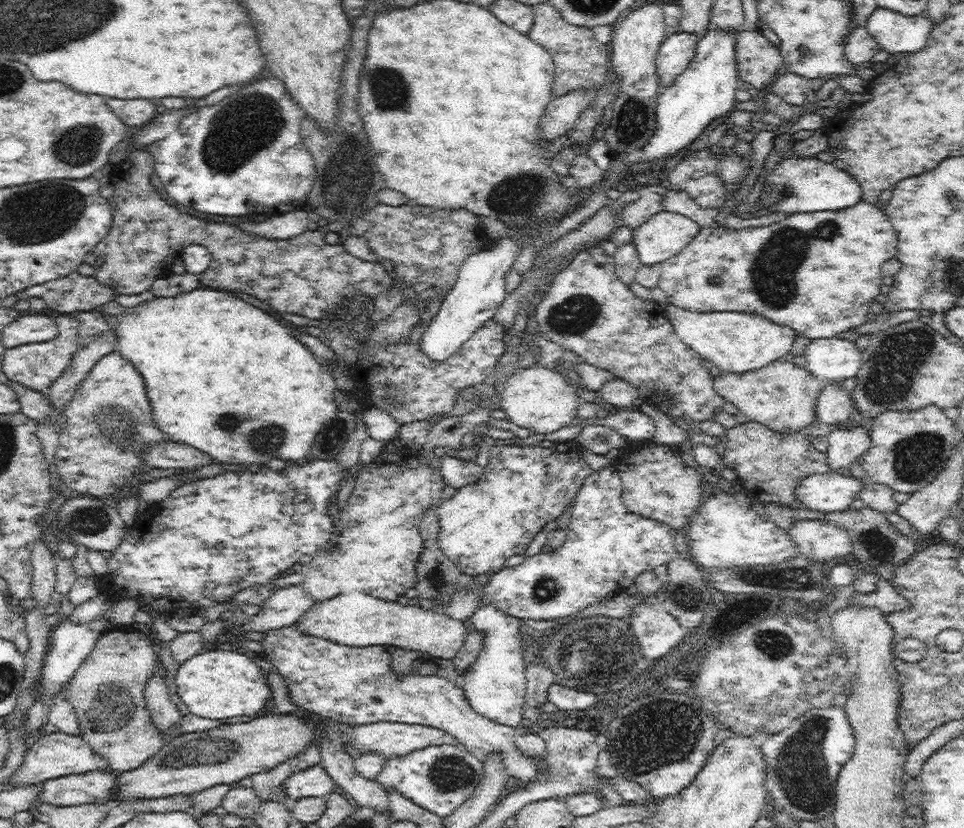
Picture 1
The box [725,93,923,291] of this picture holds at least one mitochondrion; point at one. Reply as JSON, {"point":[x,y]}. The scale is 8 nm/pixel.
{"point":[783,191]}

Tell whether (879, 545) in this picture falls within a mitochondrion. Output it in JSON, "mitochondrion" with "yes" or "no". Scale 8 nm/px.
{"mitochondrion":"yes"}

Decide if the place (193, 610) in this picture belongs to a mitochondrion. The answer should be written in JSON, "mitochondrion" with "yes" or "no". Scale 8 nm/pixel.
{"mitochondrion":"no"}

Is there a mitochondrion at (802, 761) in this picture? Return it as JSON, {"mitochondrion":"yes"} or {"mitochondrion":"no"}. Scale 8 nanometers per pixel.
{"mitochondrion":"yes"}

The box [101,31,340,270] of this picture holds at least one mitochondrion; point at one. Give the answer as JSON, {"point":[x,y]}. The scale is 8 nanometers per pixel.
{"point":[253,120]}

